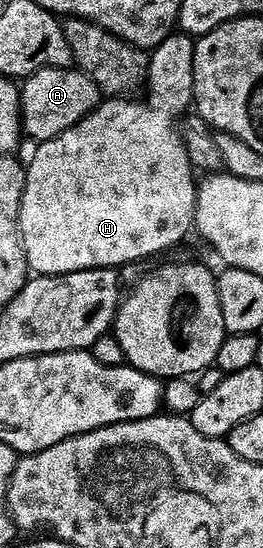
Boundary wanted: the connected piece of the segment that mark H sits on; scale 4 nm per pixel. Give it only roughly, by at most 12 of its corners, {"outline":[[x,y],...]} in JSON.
{"outline":[[193,43],[36,143],[34,275],[121,268],[194,229]]}

